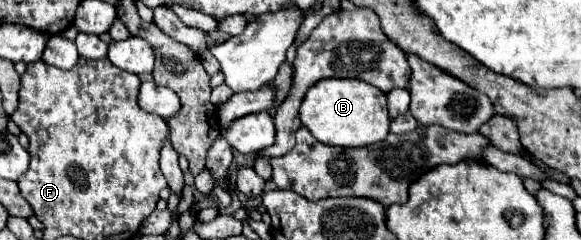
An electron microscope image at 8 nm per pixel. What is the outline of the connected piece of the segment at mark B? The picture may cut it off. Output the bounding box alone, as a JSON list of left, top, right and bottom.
[299,78,389,148]

